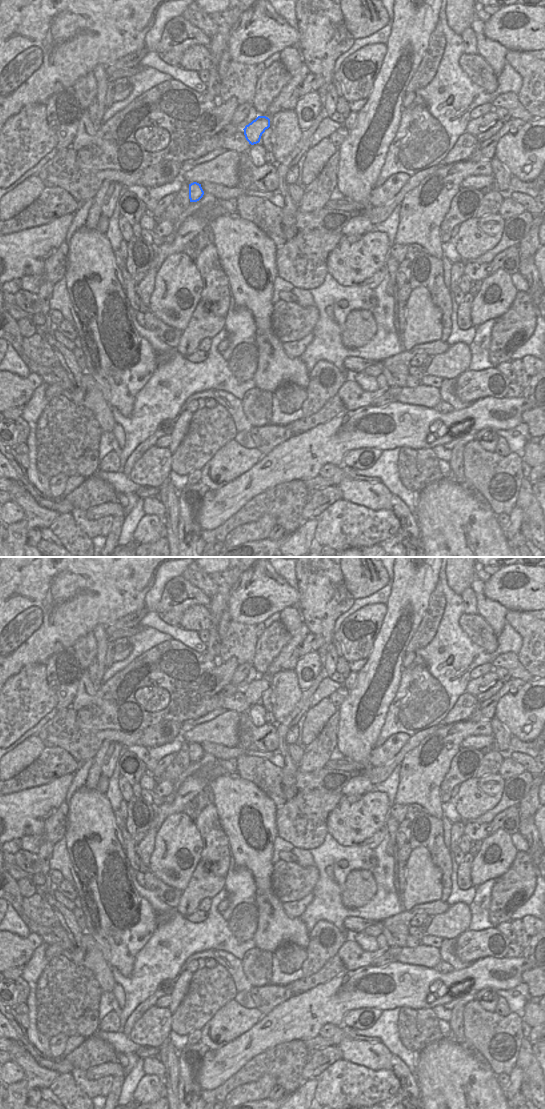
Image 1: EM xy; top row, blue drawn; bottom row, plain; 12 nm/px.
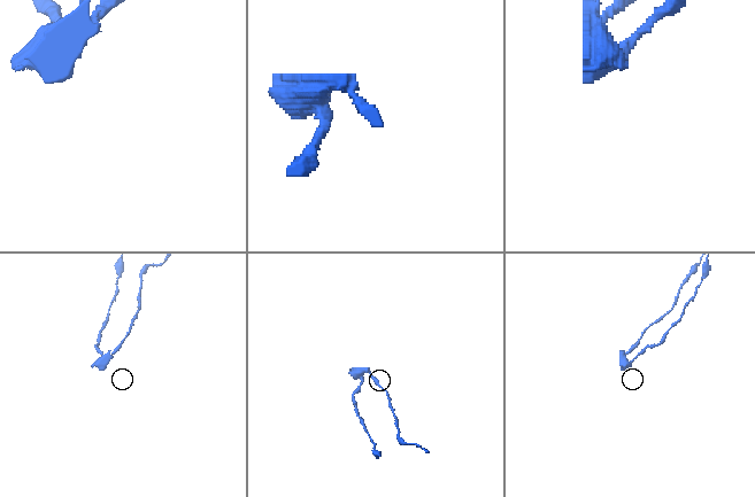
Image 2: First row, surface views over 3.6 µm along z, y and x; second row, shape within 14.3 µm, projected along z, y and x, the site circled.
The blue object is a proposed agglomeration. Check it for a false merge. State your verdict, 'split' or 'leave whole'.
split

